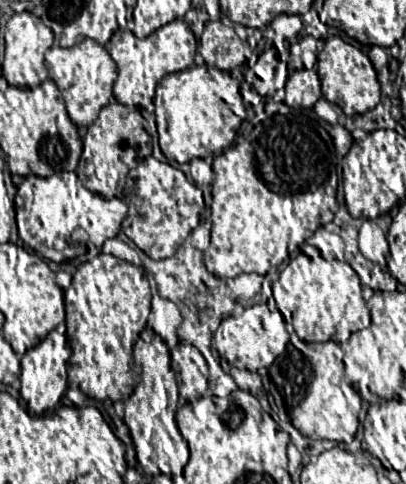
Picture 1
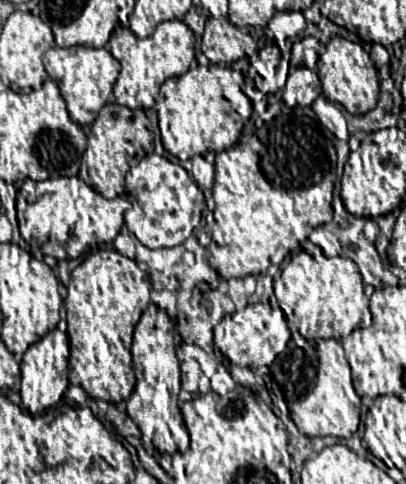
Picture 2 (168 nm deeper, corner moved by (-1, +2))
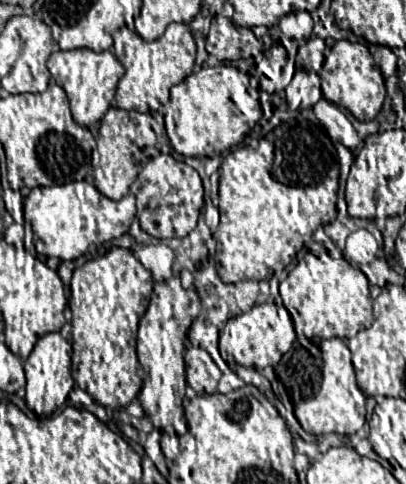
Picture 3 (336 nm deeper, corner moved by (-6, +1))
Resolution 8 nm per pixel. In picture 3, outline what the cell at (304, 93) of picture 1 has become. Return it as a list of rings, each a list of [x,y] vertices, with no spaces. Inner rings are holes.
[[[296,70],[285,88],[285,96],[290,110],[311,108],[323,97],[319,75],[314,71]]]

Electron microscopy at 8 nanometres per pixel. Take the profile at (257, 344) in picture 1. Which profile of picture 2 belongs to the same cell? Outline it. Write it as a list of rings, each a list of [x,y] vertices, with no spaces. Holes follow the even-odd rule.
[[[256,292],[253,298],[252,300],[250,298],[248,305],[259,303],[259,309],[246,309],[245,307],[243,310],[235,311],[232,314],[228,314],[226,311],[226,314],[218,320],[220,323],[212,323],[214,324],[213,350],[217,347],[220,349],[220,351],[214,351],[217,362],[226,367],[236,385],[240,384],[245,387],[255,381],[255,385],[252,385],[251,389],[256,390],[265,386],[264,376],[269,373],[270,363],[276,359],[276,355],[286,349],[286,343],[290,341],[290,331],[288,331],[288,327],[284,323],[282,313],[274,313],[283,312],[275,294],[272,295],[271,293],[269,301],[265,302],[259,302],[259,299],[256,302]],[[222,353],[232,362],[226,363],[228,359],[225,359],[226,357]],[[221,354],[222,356],[220,356]],[[252,372],[255,377],[253,377]]]

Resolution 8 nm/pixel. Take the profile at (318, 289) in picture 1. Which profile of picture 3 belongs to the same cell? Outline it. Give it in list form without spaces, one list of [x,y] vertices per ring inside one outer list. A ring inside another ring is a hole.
[[[309,250],[305,258],[289,272],[289,284],[301,298],[297,312],[305,322],[307,338],[351,338],[359,330],[373,324],[369,282],[361,270],[353,268],[343,258],[333,260],[325,250],[319,254]]]

